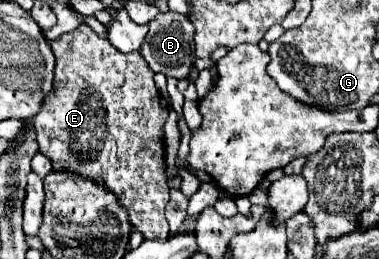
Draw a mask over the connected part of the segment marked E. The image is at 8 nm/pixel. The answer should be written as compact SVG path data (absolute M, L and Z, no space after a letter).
M85 23L51 41L51 49L55 55L53 89L45 97L41 111L33 117L39 151L51 159L53 171L93 179L103 189L115 193L121 207L127 209L133 231L139 231L143 239L165 241L169 237L169 223L163 211L169 201L169 187L165 179L165 147L161 133L169 111L161 107L153 71L145 67L145 59L141 59L139 51L127 55L117 51Z

